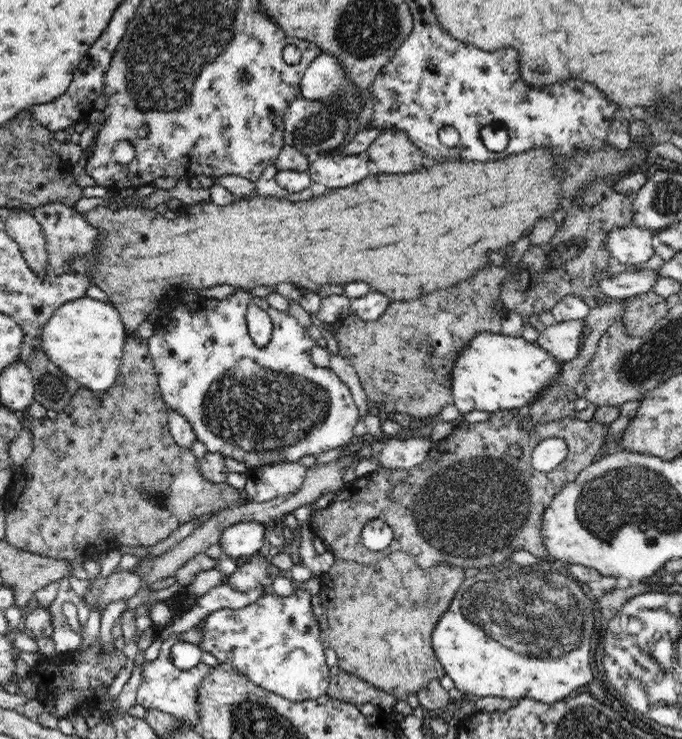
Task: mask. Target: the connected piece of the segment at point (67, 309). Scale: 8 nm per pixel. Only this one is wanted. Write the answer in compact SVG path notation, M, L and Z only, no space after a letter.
M83 297L59 306L46 321L40 336L43 351L68 376L80 382L81 386L94 392L107 391L121 373L125 340L129 332L125 329L118 309L109 302L100 302Z

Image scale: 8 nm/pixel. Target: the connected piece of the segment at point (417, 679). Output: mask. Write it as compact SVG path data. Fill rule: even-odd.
M337 561L329 570L333 583L326 584L319 592L321 603L327 610L327 643L336 653L340 671L392 694L396 700L408 697L409 694L416 695L432 680L439 680L446 674L432 651L432 631L465 579L463 569L456 566L434 566L422 570L414 568L414 572L416 574L412 576L412 584L406 587L409 589L408 592L402 592L403 589L397 588L394 594L390 594L388 590L382 592L374 586L378 582L376 578L370 578L372 566L364 566L354 561Z

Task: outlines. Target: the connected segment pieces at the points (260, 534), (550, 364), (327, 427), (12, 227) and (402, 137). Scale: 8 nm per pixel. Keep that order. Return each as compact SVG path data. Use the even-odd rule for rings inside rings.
M250 521L239 522L224 530L220 543L223 554L230 558L250 556L263 551L267 547L265 540L265 523Z
M479 332L476 333L474 337L470 338L470 340L460 349L460 352L457 353L456 360L453 362L451 366L451 393L453 396L453 402L455 403L458 410L461 413L470 412L470 410L480 410L480 412L489 412L493 413L497 410L510 410L514 408L523 408L524 405L527 405L528 401L531 401L533 396L537 395L537 392L540 389L543 389L548 383L551 383L556 377L559 368L561 367L562 362L558 362L555 358L552 358L550 354L548 354L545 350L542 350L535 342L528 343L524 341L522 336L508 336L500 333L491 333L491 332Z
M237 288L235 292L232 292L224 300L207 300L200 297L194 302L181 302L179 307L172 311L165 311L158 318L154 323L153 334L147 338L148 350L153 360L155 373L157 374L157 383L159 384L159 389L165 403L170 409L173 409L174 412L177 412L184 420L190 423L191 429L194 430L194 435L199 442L206 446L207 452L220 453L225 458L242 462L242 464L245 464L249 468L270 466L282 462L300 463L300 460L304 456L314 456L316 458L324 454L324 452L328 452L328 450L342 448L352 441L354 426L361 419L358 405L355 403L346 383L342 382L342 379L330 367L318 367L312 363L310 351L314 344L315 339L310 337L308 329L302 329L292 315L272 308L265 298L258 298L258 296L251 294L249 290ZM253 305L264 309L269 314L273 324L271 339L262 346L254 343L247 325L247 310Z
M23 209L21 213L12 213L5 221L4 228L12 240L19 244L27 267L39 278L44 278L48 274L46 237L33 211Z
M388 128L370 144L366 156L372 160L375 171L388 174L409 174L424 169L431 163L424 151L420 151L420 147L412 143L408 133L404 133L402 129Z

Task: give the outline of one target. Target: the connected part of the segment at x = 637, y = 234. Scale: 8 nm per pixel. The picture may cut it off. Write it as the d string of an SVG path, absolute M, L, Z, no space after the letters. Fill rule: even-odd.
M627 227L608 233L606 249L610 256L627 265L629 268L644 268L651 256L655 254L656 237L644 228Z

